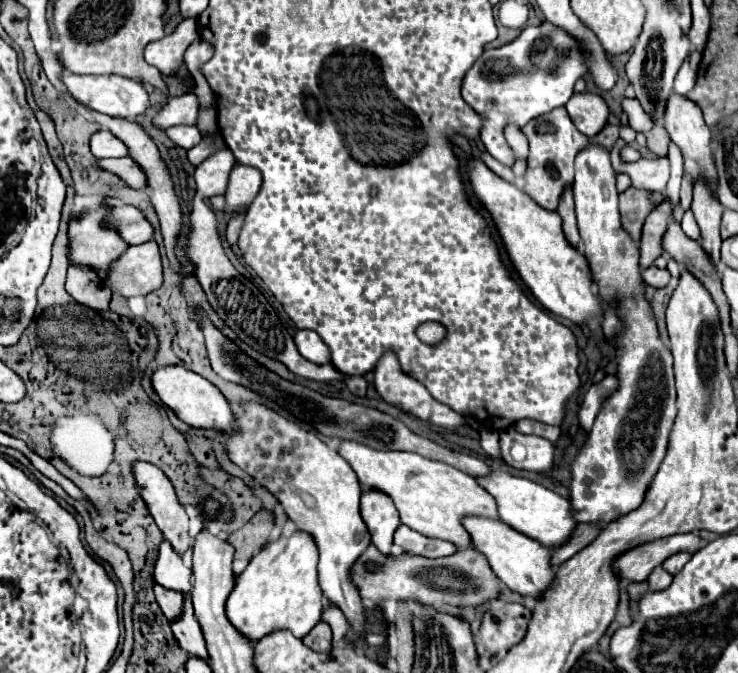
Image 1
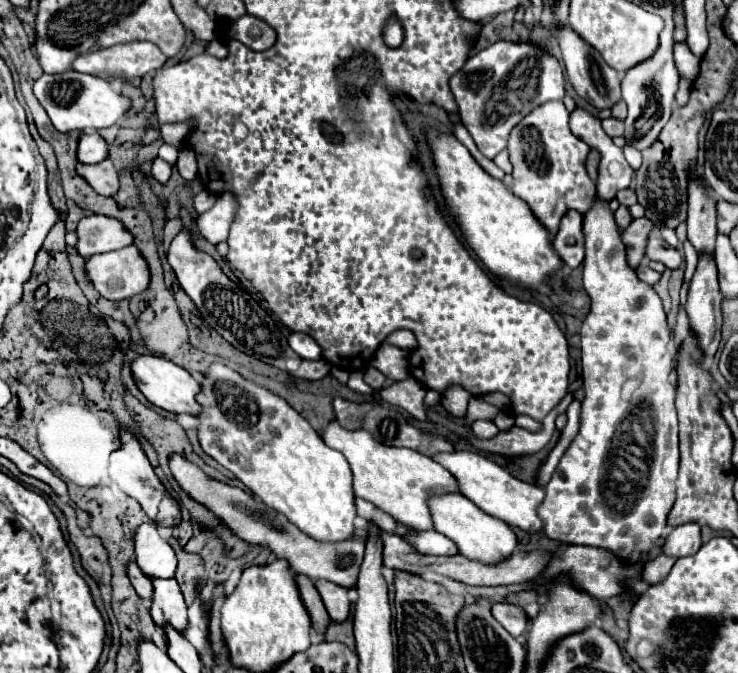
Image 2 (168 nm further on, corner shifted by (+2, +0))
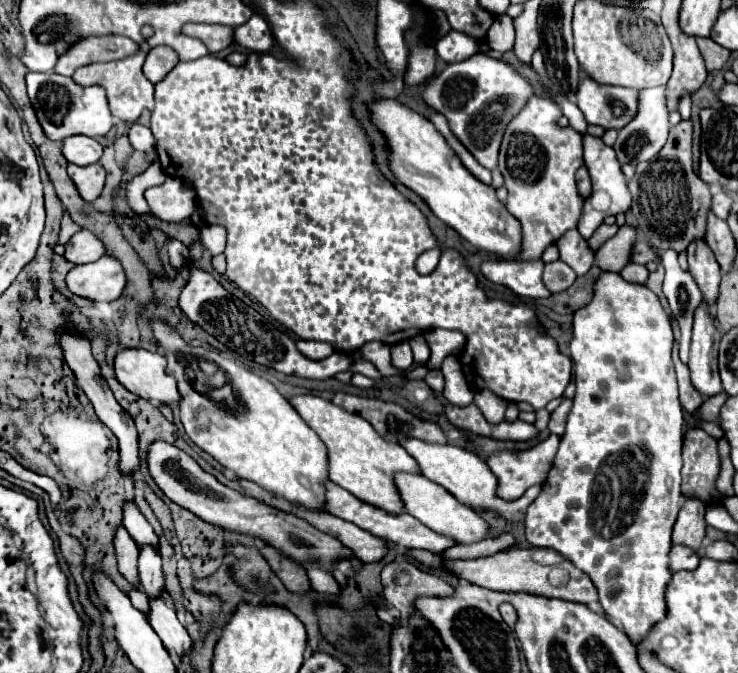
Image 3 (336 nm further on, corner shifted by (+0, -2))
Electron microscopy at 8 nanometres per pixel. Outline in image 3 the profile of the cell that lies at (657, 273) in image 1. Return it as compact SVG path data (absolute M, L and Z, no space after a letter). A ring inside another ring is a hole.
M628 263L628 265L620 271L620 275L622 275L626 281L630 281L630 283L646 283L650 271L648 271L644 265Z

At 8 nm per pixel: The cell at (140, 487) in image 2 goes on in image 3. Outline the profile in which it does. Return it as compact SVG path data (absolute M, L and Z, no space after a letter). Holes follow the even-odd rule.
M62 333L60 335L60 343L62 343L62 349L64 349L64 359L66 363L70 365L70 369L74 371L76 379L78 379L78 385L84 389L84 393L88 395L90 403L94 405L96 409L96 415L98 419L118 437L120 441L120 459L118 459L118 469L124 473L124 475L130 475L134 473L136 469L140 469L140 445L138 445L138 429L136 425L132 423L132 417L118 405L118 401L114 399L108 383L102 379L100 375L100 367L96 363L96 359L92 357L92 351L90 351L90 341L84 337L84 335L76 335L76 333Z

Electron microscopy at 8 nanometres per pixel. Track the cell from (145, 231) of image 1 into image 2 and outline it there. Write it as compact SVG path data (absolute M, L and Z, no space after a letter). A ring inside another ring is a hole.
M90 215L78 223L76 251L86 259L98 253L128 247L132 241L134 237L124 229L124 225L112 217Z

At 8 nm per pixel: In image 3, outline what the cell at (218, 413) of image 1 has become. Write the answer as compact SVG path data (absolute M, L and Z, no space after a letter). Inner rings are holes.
M126 349L126 351L120 351L116 355L116 361L114 361L114 367L116 367L116 379L134 395L146 399L146 401L152 401L156 399L158 403L162 405L178 405L180 403L180 393L178 393L178 383L174 377L170 377L166 373L166 357L158 355L158 353L152 353L152 351L146 351L146 349Z

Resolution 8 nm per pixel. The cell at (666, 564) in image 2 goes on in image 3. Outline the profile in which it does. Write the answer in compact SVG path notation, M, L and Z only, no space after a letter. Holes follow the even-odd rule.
M674 545L668 553L670 557L670 571L680 571L680 569L692 569L696 567L700 555L688 547L682 547L682 545Z

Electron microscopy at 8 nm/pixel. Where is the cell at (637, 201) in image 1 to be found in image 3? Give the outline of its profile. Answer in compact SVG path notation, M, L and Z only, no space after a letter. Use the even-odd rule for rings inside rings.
M614 223L614 225L600 225L600 227L594 231L594 235L588 239L590 247L592 247L594 251L598 251L602 243L606 243L610 237L616 235L616 231L618 231L618 225L616 225L616 223Z

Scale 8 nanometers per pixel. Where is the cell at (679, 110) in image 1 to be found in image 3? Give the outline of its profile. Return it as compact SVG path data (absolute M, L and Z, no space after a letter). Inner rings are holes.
M694 239L688 245L688 267L690 267L690 273L694 275L698 287L702 289L704 303L708 307L714 305L722 273L720 273L718 261L712 255L706 239Z

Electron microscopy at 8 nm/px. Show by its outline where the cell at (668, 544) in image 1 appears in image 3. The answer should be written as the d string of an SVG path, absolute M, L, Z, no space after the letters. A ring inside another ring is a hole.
M510 549L510 551L500 551L492 557L482 557L482 559L468 559L468 561L448 561L448 567L456 571L456 577L466 579L474 585L494 589L494 591L512 591L512 593L532 593L532 595L542 595L542 597L556 597L564 601L574 601L574 603L592 603L598 601L598 591L592 583L592 579L580 571L574 563L568 559L562 559L554 565L542 565L532 559L534 549Z

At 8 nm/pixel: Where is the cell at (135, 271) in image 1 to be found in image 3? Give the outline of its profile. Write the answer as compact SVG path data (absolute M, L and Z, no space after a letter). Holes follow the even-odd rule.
M104 255L94 263L76 265L68 273L66 283L74 295L92 301L114 301L126 287L126 273L116 257Z

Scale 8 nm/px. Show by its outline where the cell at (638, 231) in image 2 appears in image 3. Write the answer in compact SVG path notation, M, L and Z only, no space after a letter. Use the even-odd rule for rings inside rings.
M624 223L618 229L618 233L612 239L608 239L600 247L600 251L596 251L596 261L600 269L620 273L620 269L632 261L634 243L636 243L636 227Z

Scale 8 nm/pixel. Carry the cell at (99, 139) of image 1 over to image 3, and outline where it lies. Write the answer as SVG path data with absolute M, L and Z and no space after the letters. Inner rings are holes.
M74 135L64 139L64 147L62 147L64 157L74 165L98 163L102 157L102 151L104 147L96 139L84 137L84 135Z

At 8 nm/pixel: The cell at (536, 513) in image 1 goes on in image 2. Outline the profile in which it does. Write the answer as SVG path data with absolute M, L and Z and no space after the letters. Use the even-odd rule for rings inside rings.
M452 451L452 453L436 453L432 457L434 461L442 463L446 471L454 475L458 481L458 489L462 495L466 495L476 507L486 511L488 515L494 515L496 519L508 523L510 527L518 527L528 533L536 533L542 529L540 517L536 515L536 507L544 499L544 489L538 485L524 483L516 477L512 477L506 469L496 465L492 459L474 453L474 451Z

